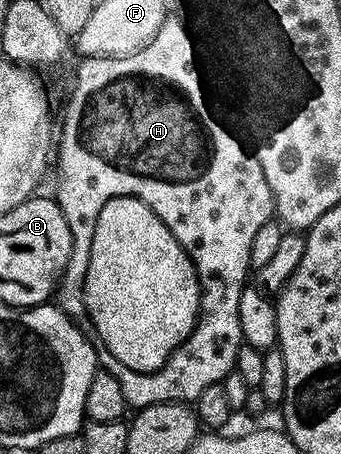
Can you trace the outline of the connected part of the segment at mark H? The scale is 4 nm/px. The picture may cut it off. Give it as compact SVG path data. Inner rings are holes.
M168 16L157 29L157 34L153 36L152 40L131 55L84 57L79 62L81 63L80 66L75 70L75 83L71 86L71 95L67 98L67 108L63 112L63 127L59 130L59 179L55 182L53 197L55 203L61 208L61 212L65 212L65 224L69 224L69 236L71 237L71 256L61 283L62 289L64 291L67 289L69 293L77 293L77 295L84 289L97 218L101 213L101 208L104 208L106 202L113 200L114 197L135 197L147 204L167 225L169 232L176 237L177 243L191 257L195 263L196 274L202 283L202 309L199 312L199 318L196 320L196 326L193 328L192 334L173 351L159 370L142 374L127 368L123 363L119 363L104 348L98 351L98 365L113 376L117 376L117 384L121 384L121 393L124 394L128 407L134 408L136 411L141 411L153 404L165 404L166 402L194 404L205 388L209 385L222 383L223 379L228 378L234 371L238 349L245 345L241 332L241 296L248 285L247 274L249 275L251 270L249 248L253 248L253 236L257 236L261 224L272 221L275 214L275 201L269 192L269 184L265 184L265 174L261 172L261 164L248 147L247 150L243 147L243 138L239 135L238 128L235 127L235 118L227 111L226 104L219 99L219 86L215 83L214 76L203 67L203 62L199 59L199 50L195 47L194 40L191 39L192 31L188 29L185 22L184 26L181 19Z

